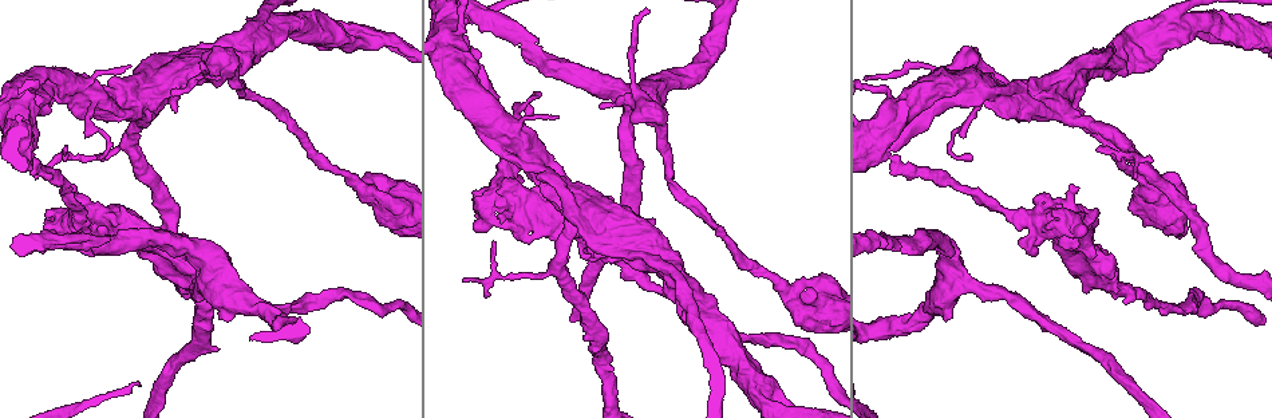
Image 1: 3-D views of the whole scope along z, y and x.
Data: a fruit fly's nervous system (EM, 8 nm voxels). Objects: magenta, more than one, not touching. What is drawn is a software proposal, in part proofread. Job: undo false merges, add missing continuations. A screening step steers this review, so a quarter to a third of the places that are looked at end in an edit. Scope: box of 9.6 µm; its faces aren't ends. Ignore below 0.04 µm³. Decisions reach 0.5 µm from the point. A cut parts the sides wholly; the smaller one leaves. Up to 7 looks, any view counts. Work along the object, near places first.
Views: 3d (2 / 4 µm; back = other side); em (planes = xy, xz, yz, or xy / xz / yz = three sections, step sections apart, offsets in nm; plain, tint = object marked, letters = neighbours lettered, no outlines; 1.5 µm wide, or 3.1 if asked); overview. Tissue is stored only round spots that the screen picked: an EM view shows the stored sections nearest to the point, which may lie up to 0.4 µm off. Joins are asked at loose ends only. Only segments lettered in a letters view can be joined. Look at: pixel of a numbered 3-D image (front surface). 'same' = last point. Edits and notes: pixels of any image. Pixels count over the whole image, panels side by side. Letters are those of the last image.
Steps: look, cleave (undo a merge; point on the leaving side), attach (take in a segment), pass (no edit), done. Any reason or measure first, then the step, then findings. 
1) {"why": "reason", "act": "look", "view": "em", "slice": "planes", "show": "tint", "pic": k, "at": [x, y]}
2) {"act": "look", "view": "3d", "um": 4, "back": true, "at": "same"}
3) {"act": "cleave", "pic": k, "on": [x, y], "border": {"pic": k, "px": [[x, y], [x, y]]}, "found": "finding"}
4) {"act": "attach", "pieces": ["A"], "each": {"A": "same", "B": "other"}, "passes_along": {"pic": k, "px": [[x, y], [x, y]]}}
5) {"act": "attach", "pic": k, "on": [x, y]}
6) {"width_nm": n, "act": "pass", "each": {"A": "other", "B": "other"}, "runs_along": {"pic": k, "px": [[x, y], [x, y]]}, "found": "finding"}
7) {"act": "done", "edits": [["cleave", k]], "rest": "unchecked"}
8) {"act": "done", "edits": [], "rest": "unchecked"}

{"why": "sudden change in width", "act": "look", "view": "em", "slice": "xz", "step": 4, "show": "tint", "pic": 1, "at": [1064, 109]}

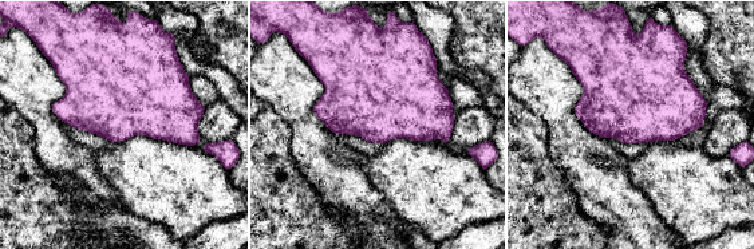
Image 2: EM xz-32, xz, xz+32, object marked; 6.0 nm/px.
{"act": "look", "view": "em", "slice": "planes", "show": "letters", "at": "same"}

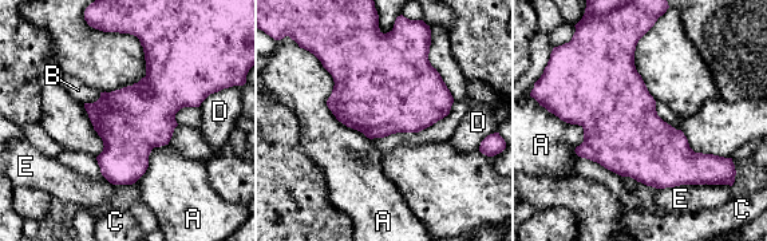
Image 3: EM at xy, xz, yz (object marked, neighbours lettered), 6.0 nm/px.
{"width_nm": 420, "act": "pass", "each": {"A": "other", "B": "other", "C": "other", "D": "other", "E": "other"}, "border": {"pic": 3, "px": [[312, 52], [327, 107], [370, 139]]}, "found": "one neuron here"}

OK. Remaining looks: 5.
{"why": "thin end", "act": "look", "view": "3d", "um": 2, "back": true, "pic": 1, "at": [559, 116]}

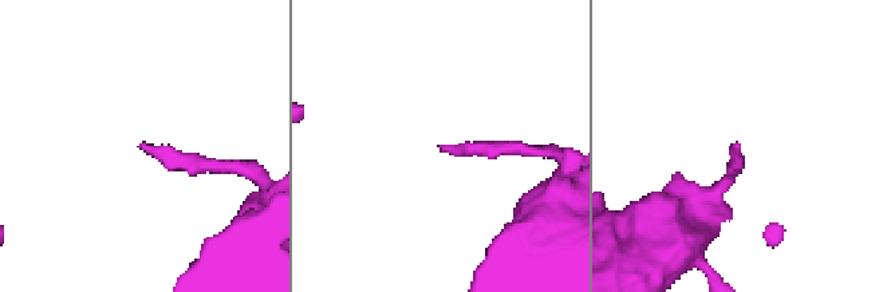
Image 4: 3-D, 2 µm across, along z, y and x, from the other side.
{"why": "now the EM", "act": "look", "view": "em", "slice": "planes", "show": "tint", "pic": 4, "at": [439, 151]}

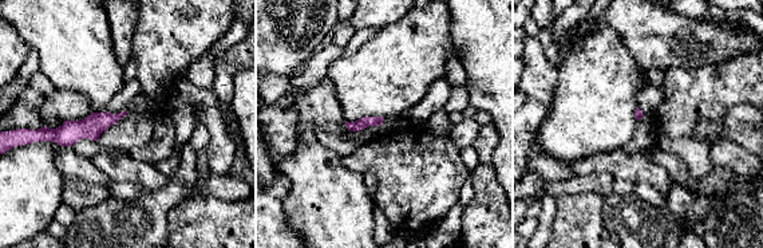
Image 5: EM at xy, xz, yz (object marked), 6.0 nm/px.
{"act": "look", "view": "em", "slice": "planes", "show": "letters", "at": "same"}

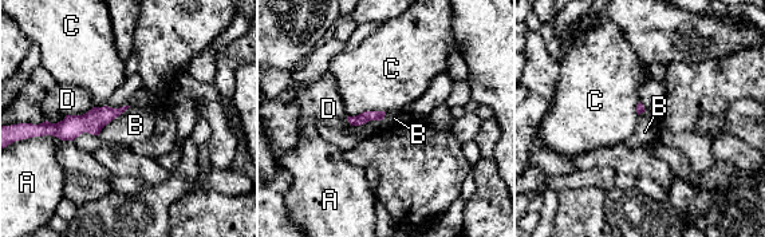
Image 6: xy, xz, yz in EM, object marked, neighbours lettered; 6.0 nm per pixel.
{"act": "pass", "each": {"A": "other", "B": "other", "C": "other", "D": "other"}, "border": {"pic": 6, "px": [[129, 106], [98, 134]]}, "found": "no lettered segment goes on from it"}

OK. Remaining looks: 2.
{"act": "look", "view": "3d", "um": 2, "pic": 1, "at": [1153, 66]}

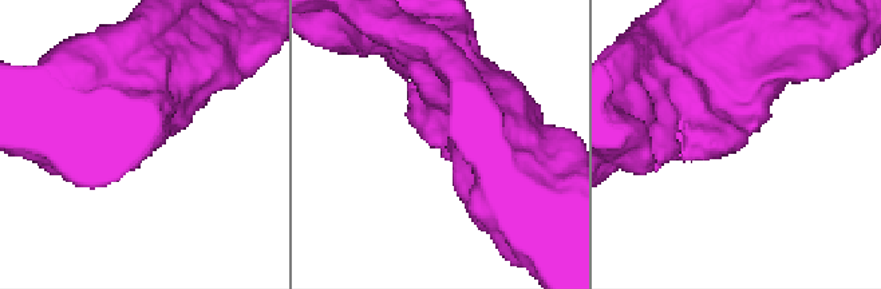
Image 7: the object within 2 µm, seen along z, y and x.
{"why": "need the tissue", "act": "look", "view": "em", "slice": "planes", "show": "letters", "pic": 7, "at": [452, 147]}

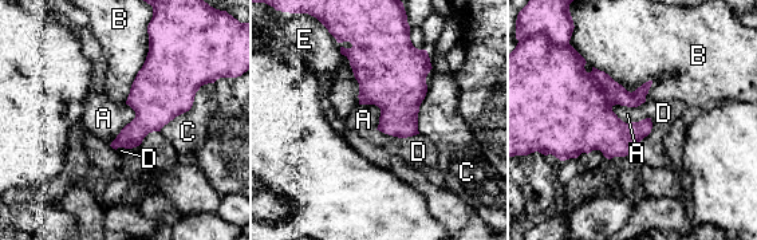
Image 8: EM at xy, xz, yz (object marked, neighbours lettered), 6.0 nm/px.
{"longest_contact_nm": ["C", 440], "act": "pass", "each": {"A": "other", "B": "other", "C": "other", "D": "other", "E": "other"}, "border": {"pic": 8, "px": [[611, 106], [626, 122], [649, 118]]}, "found": "none of them fits"}

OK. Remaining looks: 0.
{"act": "done", "edits": [], "rest": "unchecked"}

